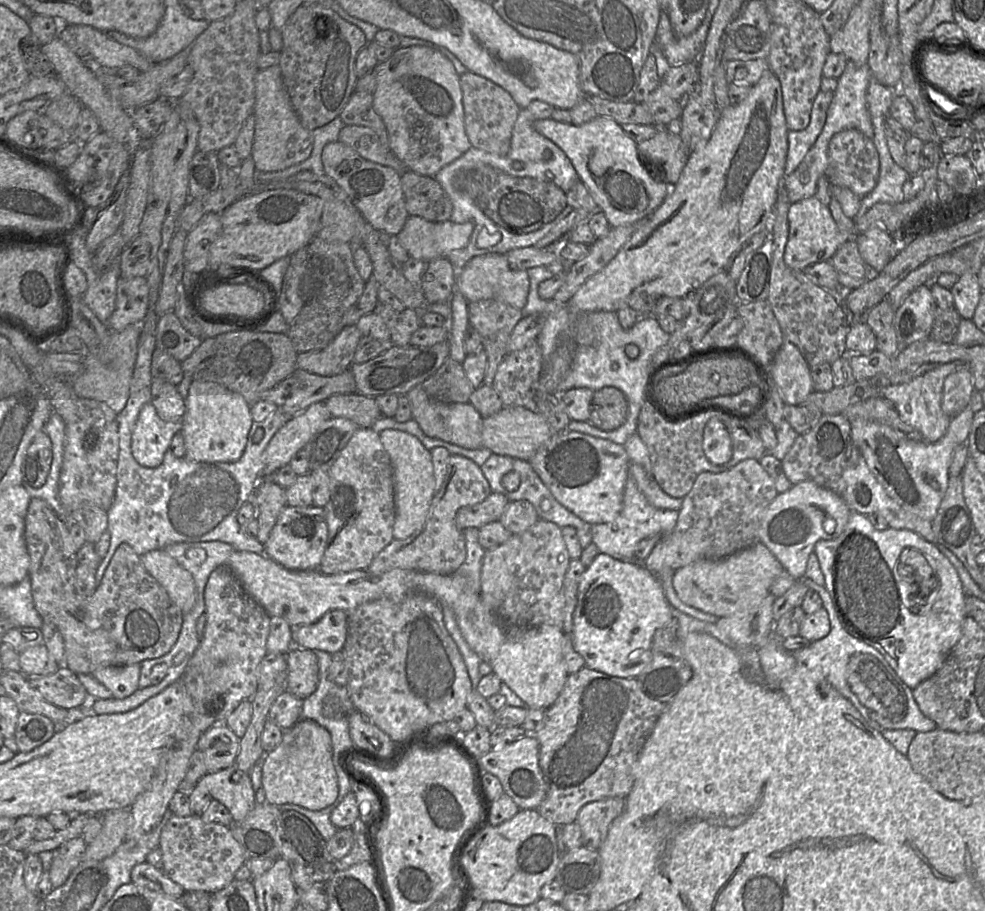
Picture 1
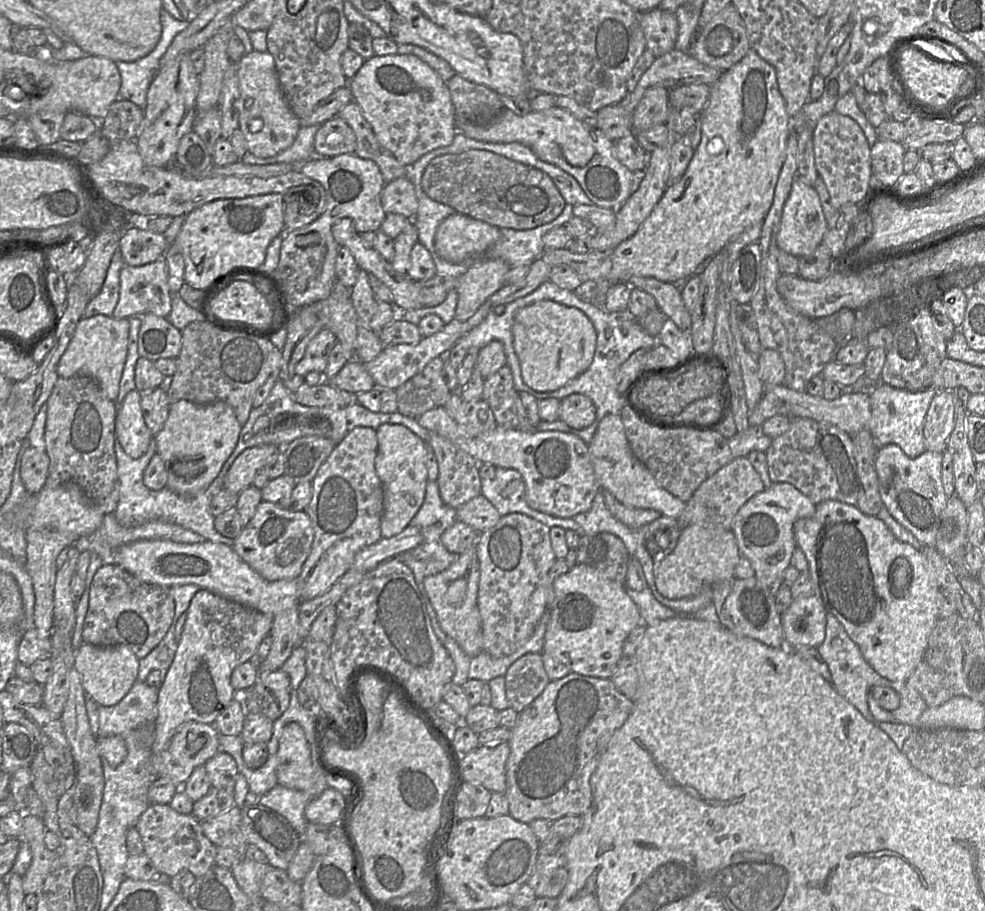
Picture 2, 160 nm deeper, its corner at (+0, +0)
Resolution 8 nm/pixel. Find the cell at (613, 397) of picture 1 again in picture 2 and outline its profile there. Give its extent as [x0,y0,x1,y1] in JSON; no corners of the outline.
[559,394,596,429]

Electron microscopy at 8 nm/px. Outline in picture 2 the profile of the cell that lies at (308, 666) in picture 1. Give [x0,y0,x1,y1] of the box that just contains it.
[235,670,292,721]

